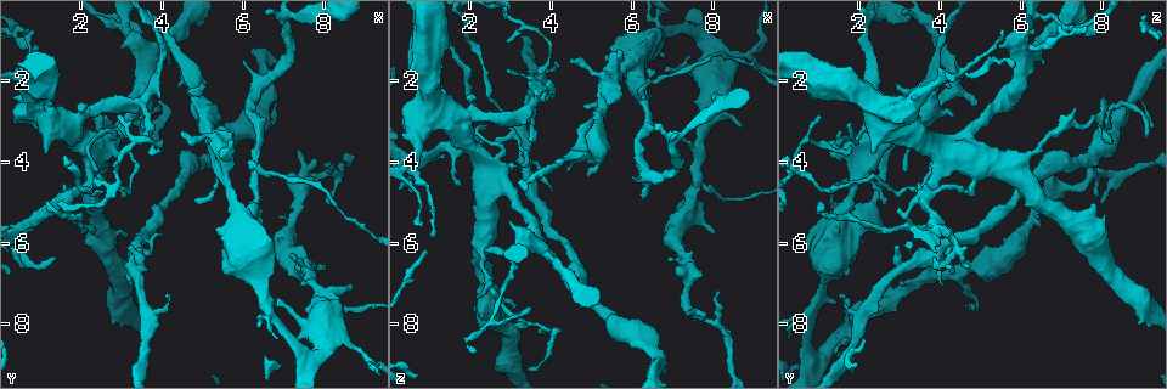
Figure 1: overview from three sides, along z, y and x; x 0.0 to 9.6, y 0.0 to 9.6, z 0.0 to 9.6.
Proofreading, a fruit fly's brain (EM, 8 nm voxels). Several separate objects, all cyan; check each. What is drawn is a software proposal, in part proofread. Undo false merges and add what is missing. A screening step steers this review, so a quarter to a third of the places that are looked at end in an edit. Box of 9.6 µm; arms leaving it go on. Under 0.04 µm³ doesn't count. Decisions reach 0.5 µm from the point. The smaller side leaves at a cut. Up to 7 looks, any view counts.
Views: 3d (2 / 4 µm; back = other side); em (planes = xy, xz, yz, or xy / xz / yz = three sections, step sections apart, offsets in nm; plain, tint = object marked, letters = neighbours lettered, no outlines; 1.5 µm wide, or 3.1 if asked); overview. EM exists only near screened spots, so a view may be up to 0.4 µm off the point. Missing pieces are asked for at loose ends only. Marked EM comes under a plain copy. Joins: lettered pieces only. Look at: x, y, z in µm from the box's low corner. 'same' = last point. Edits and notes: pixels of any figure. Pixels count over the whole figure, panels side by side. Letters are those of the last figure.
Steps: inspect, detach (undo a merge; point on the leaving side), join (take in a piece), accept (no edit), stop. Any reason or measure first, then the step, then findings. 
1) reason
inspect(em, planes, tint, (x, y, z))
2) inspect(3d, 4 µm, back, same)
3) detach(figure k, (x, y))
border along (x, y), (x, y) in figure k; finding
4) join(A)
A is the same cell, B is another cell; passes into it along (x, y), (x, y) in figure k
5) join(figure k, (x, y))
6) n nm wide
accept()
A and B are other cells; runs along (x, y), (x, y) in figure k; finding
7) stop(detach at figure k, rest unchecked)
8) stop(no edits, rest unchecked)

inspect(3d, 2 µm, (3.70, 3.60, 8.20))

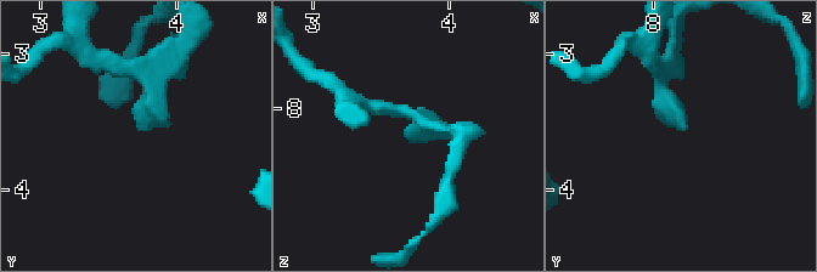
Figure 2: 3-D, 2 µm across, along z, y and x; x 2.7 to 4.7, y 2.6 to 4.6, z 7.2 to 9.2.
shape alone is not enough
inspect(em, planes, letters, (3.70, 3.58, 8.22))

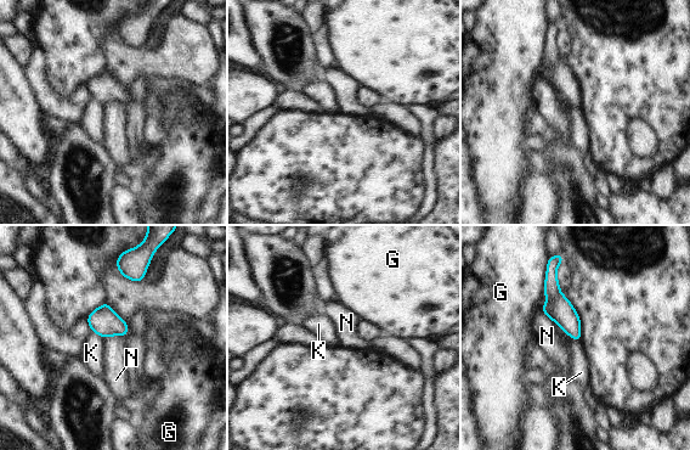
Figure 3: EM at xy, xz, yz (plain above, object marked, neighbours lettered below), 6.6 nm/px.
accept()
G, K and N are other cells; runs along (550, 275), (558, 308), (577, 337) in figure 3; no lettered piece goes on from it

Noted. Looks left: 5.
sudden change in width
inspect(em, planes, tint, (6.40, 2.90, 8.45))

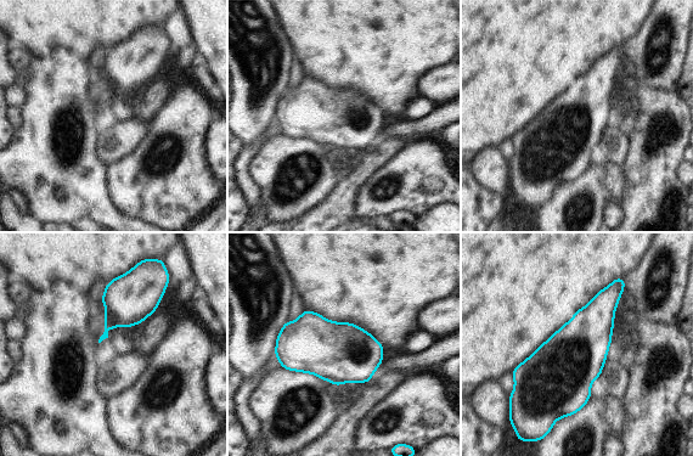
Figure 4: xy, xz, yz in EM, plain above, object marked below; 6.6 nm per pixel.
see the neighbours
inspect(em, planes, letters, same)

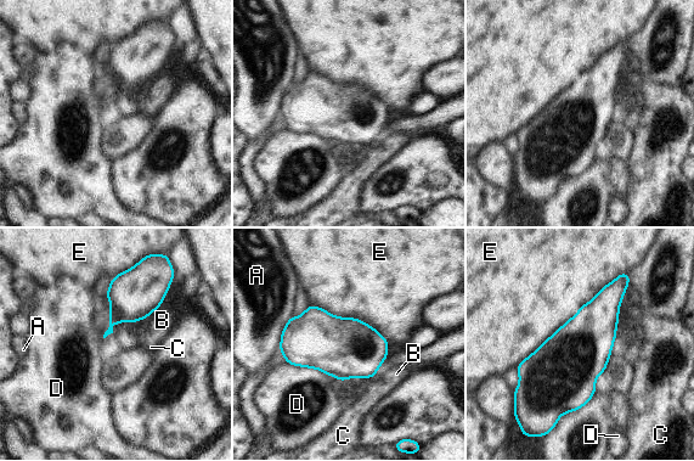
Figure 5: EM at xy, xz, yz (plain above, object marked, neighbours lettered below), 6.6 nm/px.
400 nm wide
accept()
A, B, C, D and E are other cells; all the same cell

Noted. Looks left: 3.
inspect(em, planes, tint, (6.30, 4.10, 2.55))

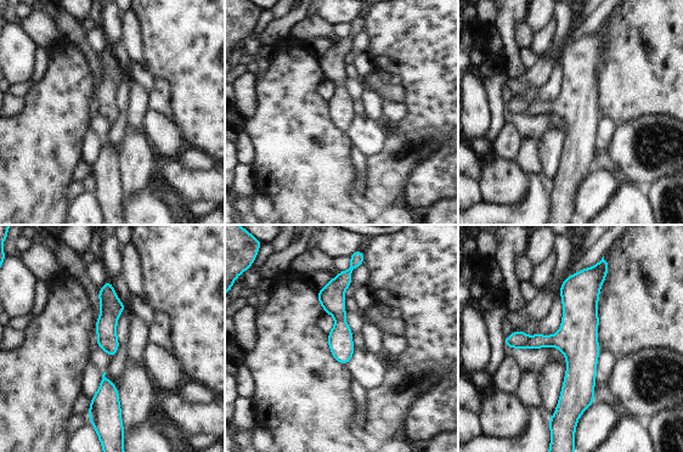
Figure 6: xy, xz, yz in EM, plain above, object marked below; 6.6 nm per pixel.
inspect(em, planes, letters, same)

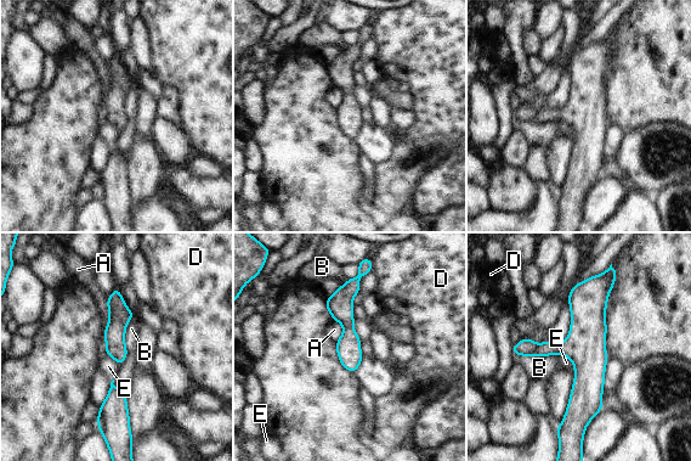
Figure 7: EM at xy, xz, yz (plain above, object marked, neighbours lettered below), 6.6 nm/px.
accept()
A, B, D and E are other cells; border along (514, 353), (519, 355), (559, 354) in figure 7; one cell here

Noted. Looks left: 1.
stop(no edits, rest unchecked)

